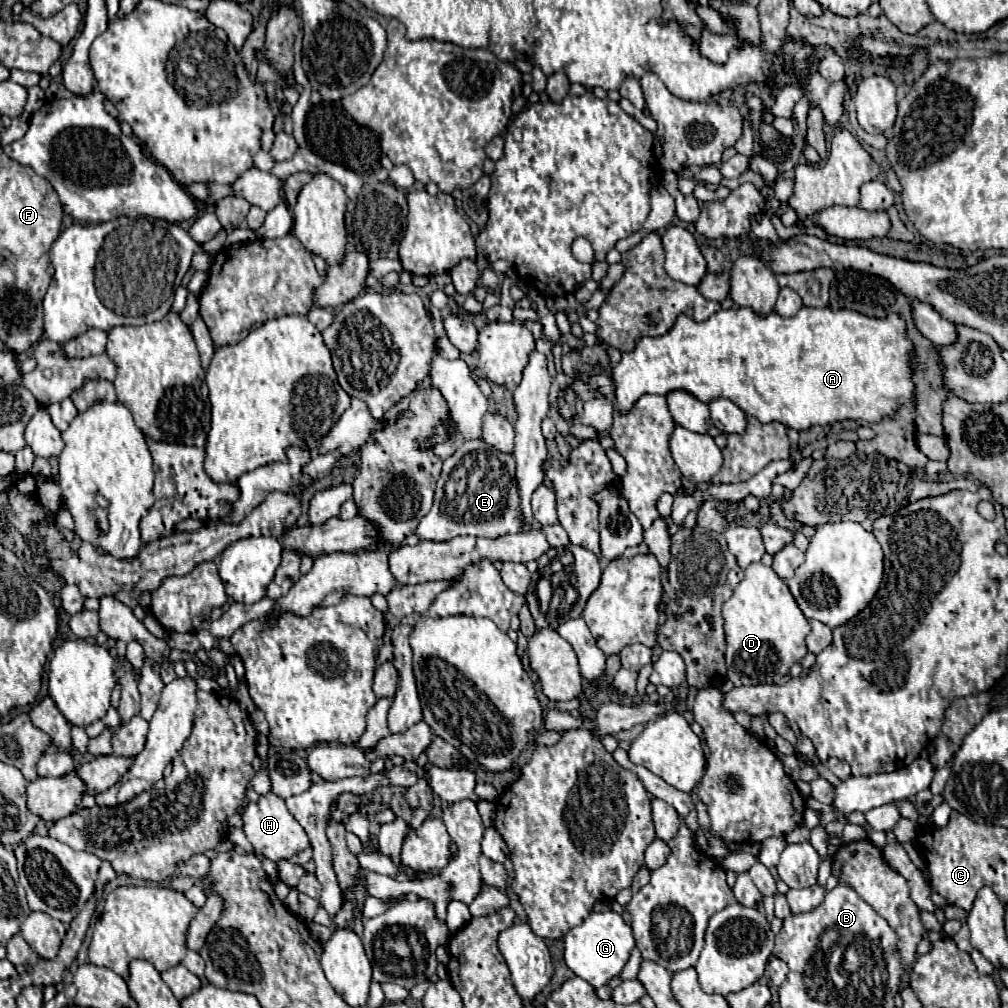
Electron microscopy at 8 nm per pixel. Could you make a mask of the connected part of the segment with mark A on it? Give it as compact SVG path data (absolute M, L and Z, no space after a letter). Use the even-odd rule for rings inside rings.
M733 307L727 311L719 309L701 323L681 315L669 333L661 337L641 337L631 353L623 353L615 369L597 371L615 379L615 409L619 413L627 413L645 393L667 395L669 391L685 389L703 403L727 397L761 423L779 421L791 429L803 431L813 425L845 419L863 419L869 423L893 419L901 405L913 403L915 399L915 383L911 381L913 359L915 347L907 337L905 319L899 313L877 319L851 309L831 311L829 307L803 307L793 317L781 317L775 311L759 315L753 309Z

